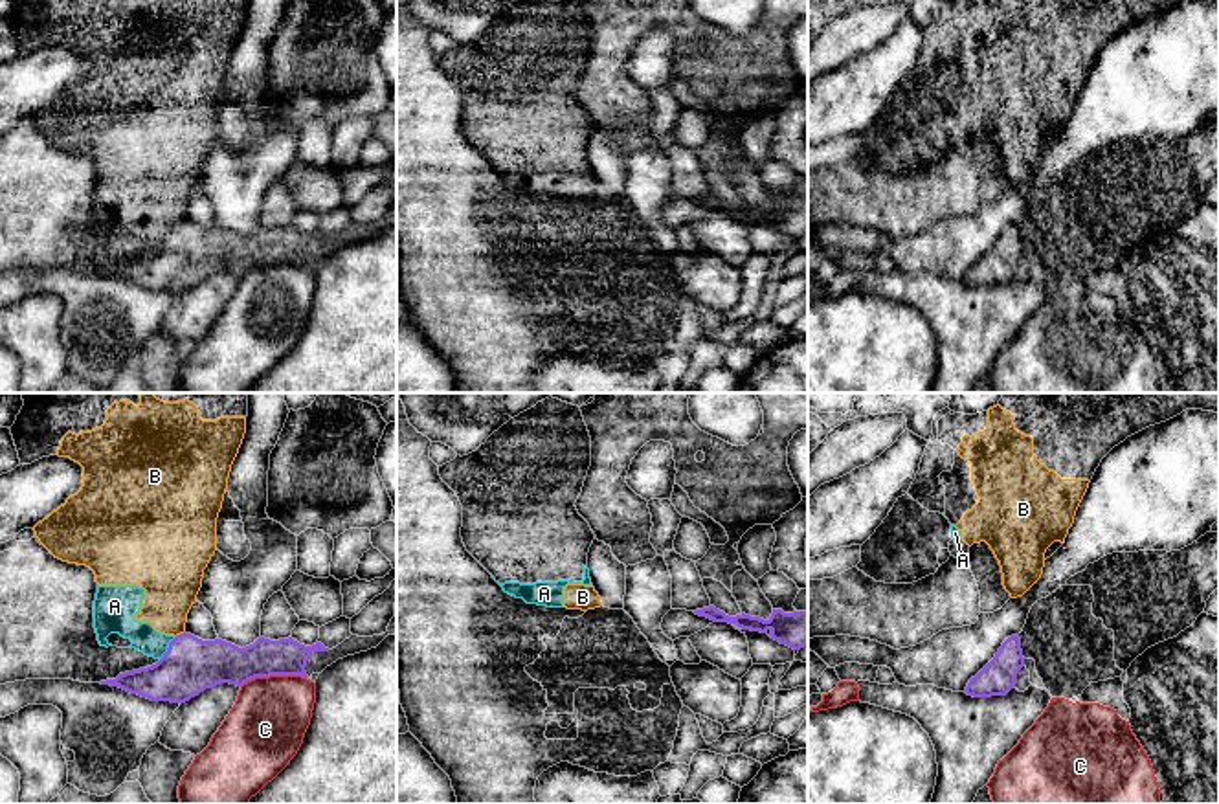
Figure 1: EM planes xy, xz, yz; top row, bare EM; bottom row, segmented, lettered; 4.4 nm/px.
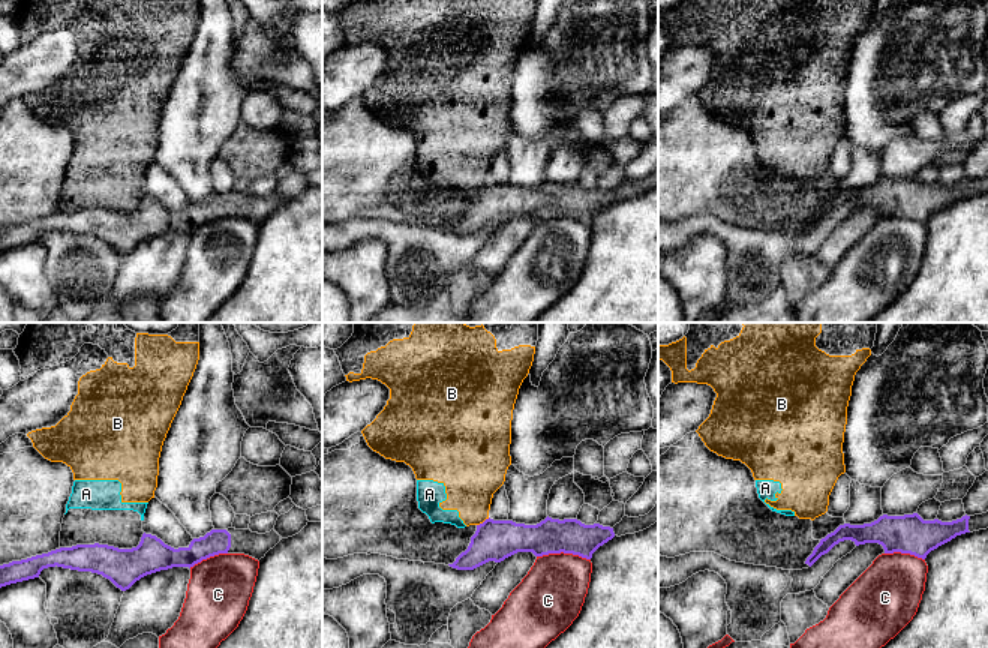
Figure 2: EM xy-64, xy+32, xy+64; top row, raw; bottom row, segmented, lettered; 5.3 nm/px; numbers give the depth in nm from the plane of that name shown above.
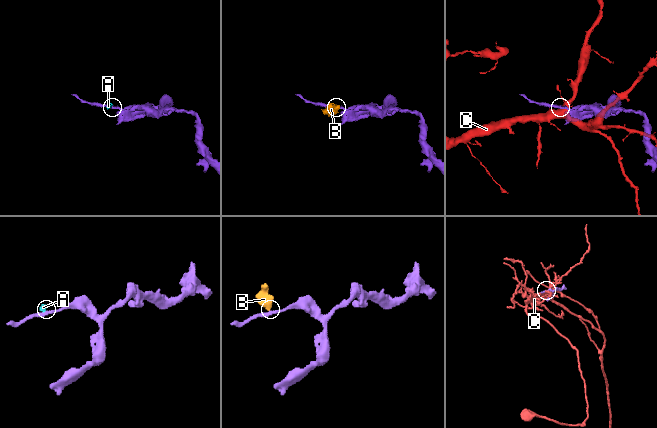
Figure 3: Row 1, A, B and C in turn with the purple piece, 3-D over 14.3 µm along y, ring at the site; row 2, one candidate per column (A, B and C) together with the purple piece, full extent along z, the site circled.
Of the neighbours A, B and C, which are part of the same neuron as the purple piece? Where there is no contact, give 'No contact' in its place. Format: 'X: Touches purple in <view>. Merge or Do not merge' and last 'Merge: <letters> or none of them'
A: Touches purple in xy. Do not merge
B: Touches purple in xy. Do not merge
C: Touches purple in xy. Do not merge
Merge: none of them

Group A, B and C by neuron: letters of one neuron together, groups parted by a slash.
A B / C

